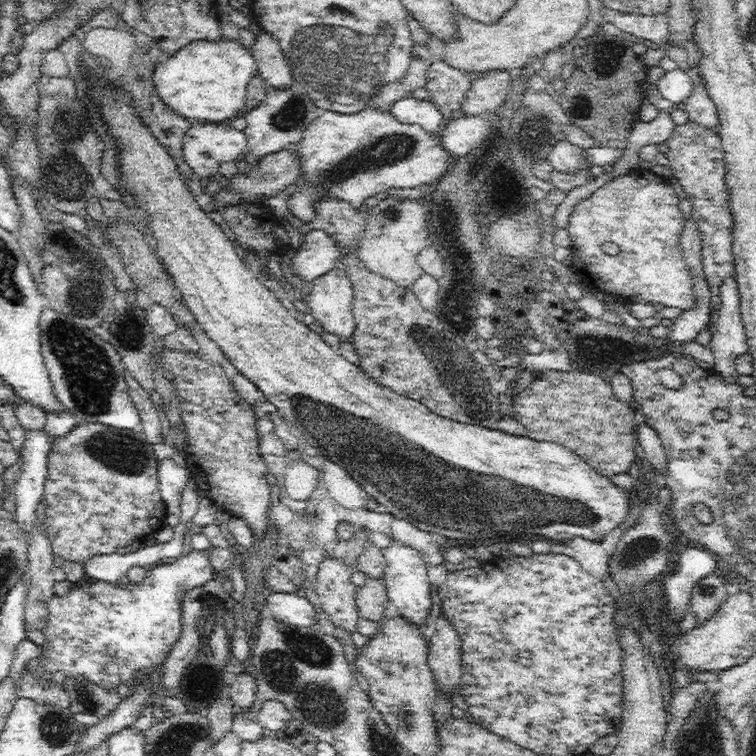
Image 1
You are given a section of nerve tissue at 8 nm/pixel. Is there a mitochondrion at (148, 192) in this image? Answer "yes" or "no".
no

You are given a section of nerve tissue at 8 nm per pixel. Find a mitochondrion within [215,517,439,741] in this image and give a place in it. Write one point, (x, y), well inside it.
(326, 707)

